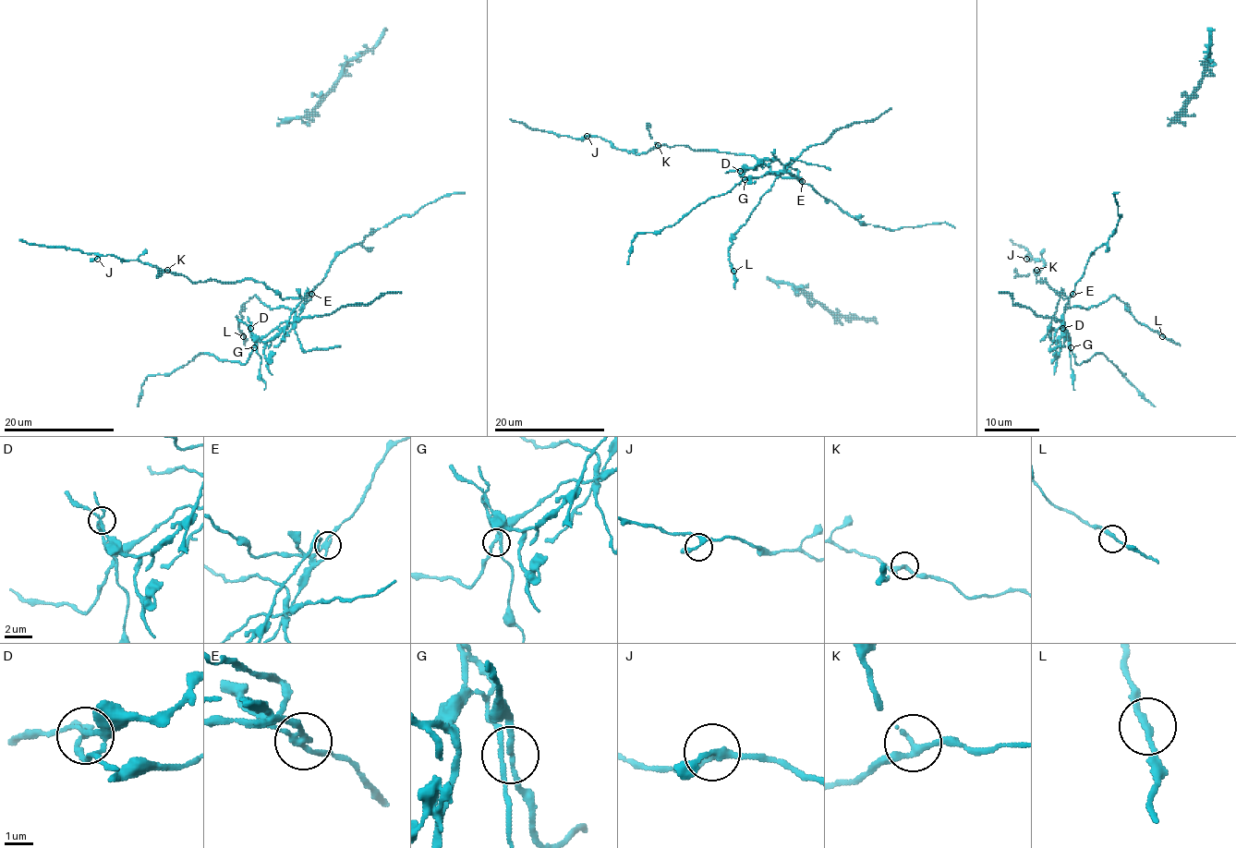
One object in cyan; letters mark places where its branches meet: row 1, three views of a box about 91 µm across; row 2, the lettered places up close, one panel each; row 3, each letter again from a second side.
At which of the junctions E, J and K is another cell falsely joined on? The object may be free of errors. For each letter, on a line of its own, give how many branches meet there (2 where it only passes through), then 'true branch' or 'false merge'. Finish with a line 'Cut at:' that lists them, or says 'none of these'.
E: 3 | false merge
J: 3 | true branch
K: 2 | true branch
Cut at: E

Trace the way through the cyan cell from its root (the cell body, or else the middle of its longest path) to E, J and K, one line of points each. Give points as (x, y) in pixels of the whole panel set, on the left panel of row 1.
E: (321, 282), (311, 295)
J: (321, 282), (304, 298), (282, 298), (251, 279), (191, 282), (137, 260), (109, 254), (97, 259)
K: (321, 282), (304, 298), (282, 298), (261, 282), (251, 279), (191, 282), (167, 270)

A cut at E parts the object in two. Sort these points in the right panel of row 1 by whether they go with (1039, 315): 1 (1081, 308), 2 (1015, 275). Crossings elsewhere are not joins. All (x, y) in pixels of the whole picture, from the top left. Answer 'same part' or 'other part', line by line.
1: same part
2: other part

